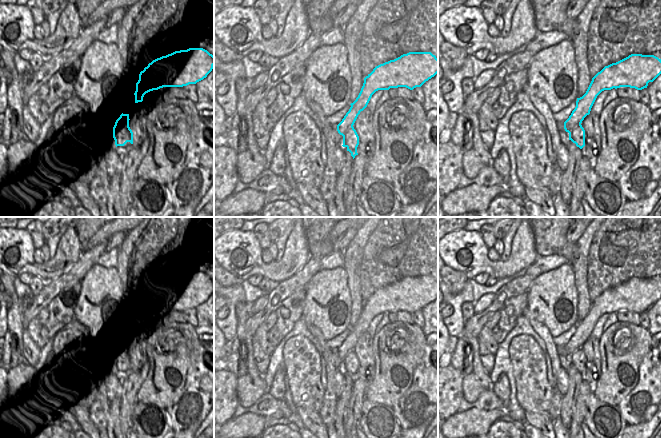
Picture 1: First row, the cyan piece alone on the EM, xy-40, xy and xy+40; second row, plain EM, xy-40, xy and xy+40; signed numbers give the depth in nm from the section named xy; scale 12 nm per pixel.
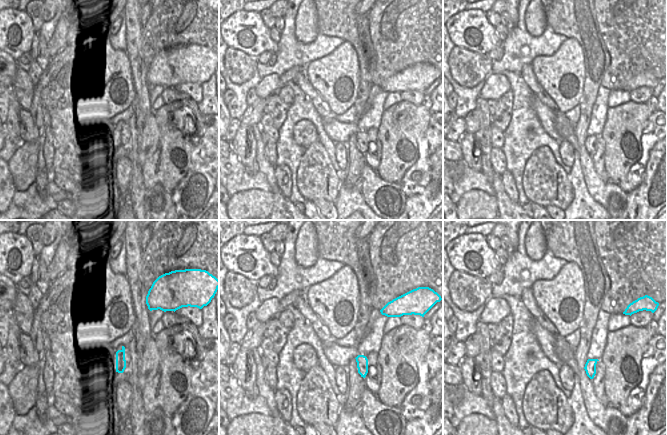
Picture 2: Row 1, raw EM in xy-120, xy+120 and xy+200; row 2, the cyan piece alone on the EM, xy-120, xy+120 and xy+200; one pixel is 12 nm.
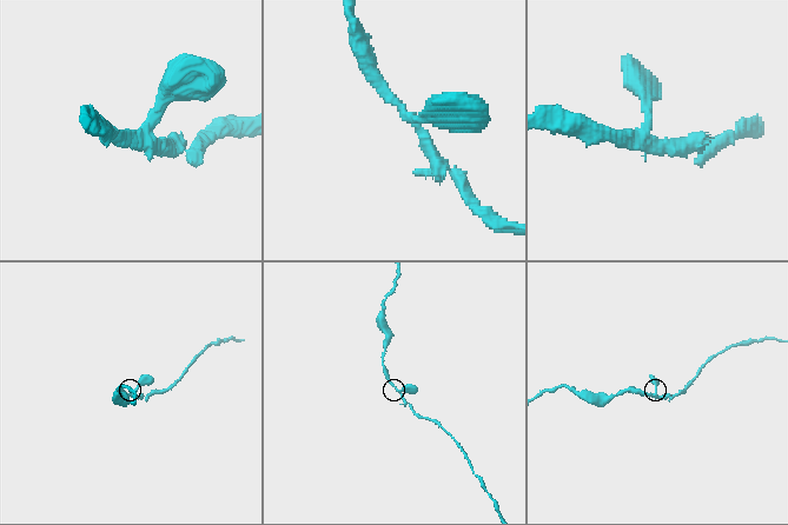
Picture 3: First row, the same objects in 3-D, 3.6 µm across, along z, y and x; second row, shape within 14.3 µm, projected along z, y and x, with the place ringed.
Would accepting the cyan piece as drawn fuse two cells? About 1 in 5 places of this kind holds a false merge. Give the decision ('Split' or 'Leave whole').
Leave whole.

